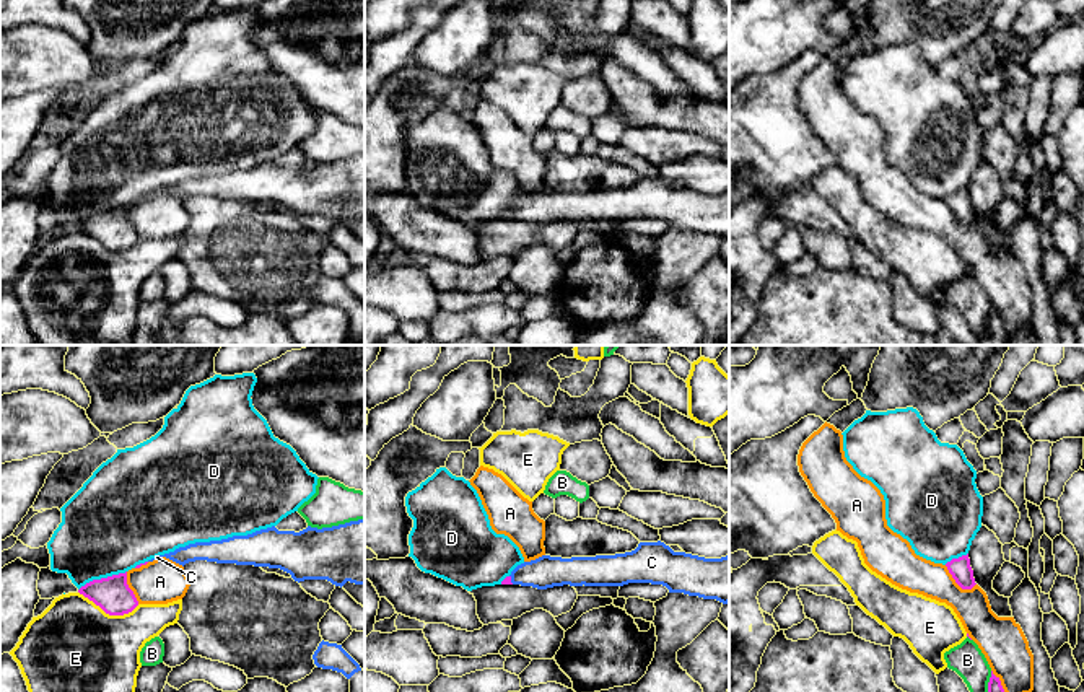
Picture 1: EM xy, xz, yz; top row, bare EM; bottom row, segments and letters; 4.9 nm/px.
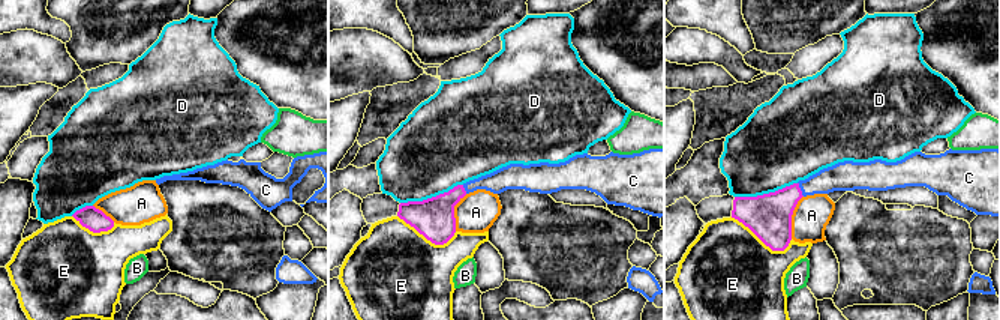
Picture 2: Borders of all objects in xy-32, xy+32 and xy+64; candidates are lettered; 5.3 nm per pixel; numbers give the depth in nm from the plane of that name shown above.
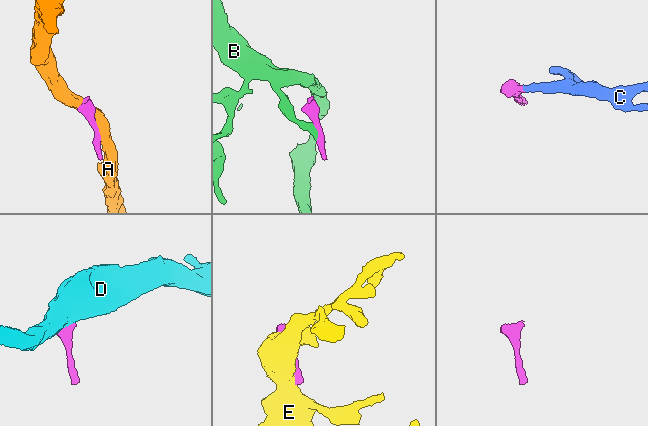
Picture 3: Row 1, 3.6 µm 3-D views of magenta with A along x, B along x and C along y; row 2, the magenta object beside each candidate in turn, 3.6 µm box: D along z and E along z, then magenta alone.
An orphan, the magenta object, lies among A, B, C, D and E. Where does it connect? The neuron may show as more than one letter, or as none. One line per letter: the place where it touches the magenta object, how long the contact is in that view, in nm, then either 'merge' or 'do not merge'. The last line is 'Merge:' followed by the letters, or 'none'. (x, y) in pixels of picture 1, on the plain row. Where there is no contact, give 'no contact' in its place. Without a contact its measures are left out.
A: yz (957, 218) | 190 nm | do not merge
B: yz (988, 323) | 170 nm | do not merge
C: xz (510, 215) | 50 nm | merge
D: xy (101, 214) | 260 nm | do not merge
E: xy (109, 249) | 320 nm | do not merge
Merge: C

